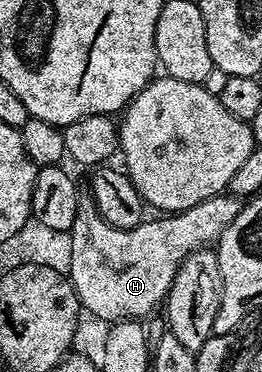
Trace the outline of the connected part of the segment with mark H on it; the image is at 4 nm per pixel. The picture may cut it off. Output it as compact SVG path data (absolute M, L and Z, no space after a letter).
M80 191L77 215L73 218L73 226L69 233L69 243L72 248L69 279L75 287L81 307L92 311L97 318L110 322L142 321L143 316L149 315L158 304L160 307L166 301L167 292L173 286L173 278L181 262L185 262L187 255L214 245L219 235L231 225L233 218L237 218L243 205L244 201L240 197L220 194L184 212L163 214L158 217L160 220L148 219L146 223L138 224L136 228L118 228L109 226L109 222L101 218L90 191Z

